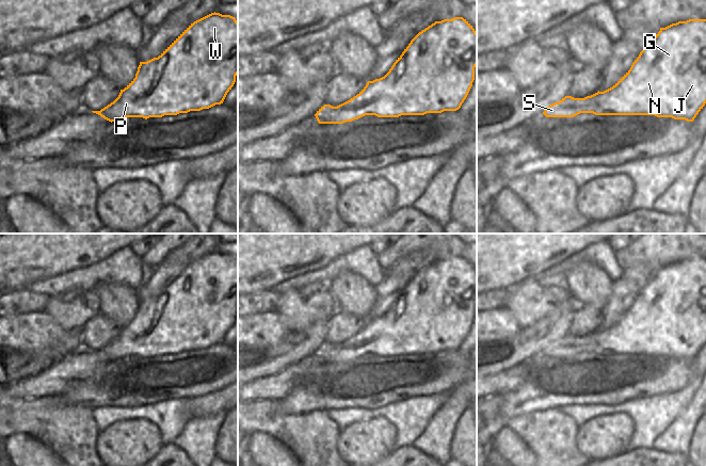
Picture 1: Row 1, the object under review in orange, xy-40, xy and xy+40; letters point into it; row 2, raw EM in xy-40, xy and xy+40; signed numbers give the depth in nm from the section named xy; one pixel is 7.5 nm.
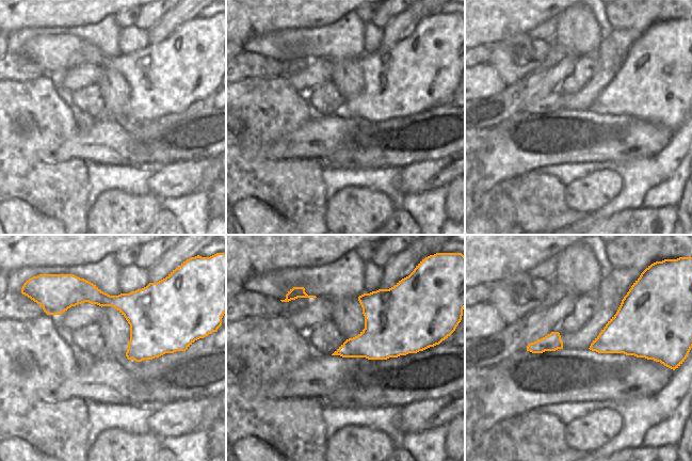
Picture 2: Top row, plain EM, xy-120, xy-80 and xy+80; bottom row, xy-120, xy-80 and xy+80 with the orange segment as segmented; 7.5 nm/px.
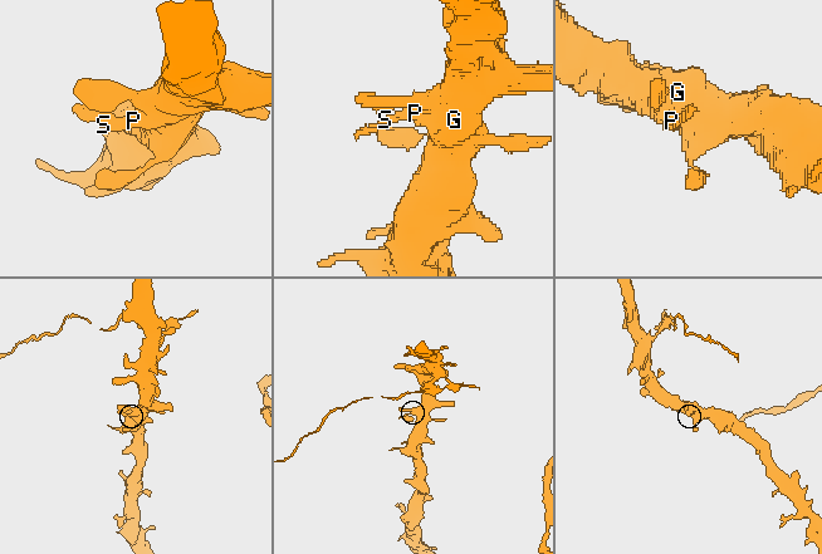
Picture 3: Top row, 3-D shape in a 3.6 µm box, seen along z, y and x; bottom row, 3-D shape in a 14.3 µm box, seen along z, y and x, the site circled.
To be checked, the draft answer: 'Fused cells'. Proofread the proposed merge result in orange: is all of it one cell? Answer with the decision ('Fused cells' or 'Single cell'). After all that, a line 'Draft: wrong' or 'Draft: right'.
Single cell
Draft: wrong

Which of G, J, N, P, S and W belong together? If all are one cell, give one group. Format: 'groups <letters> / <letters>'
groups G J N P S W

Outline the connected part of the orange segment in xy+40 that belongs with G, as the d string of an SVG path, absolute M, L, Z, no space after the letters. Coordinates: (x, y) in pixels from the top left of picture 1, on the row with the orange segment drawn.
M706 19L678 21L660 31L647 43L630 69L610 89L584 98L565 96L547 107L546 117L574 117L580 113L595 115L655 115L693 122L706 103Z

